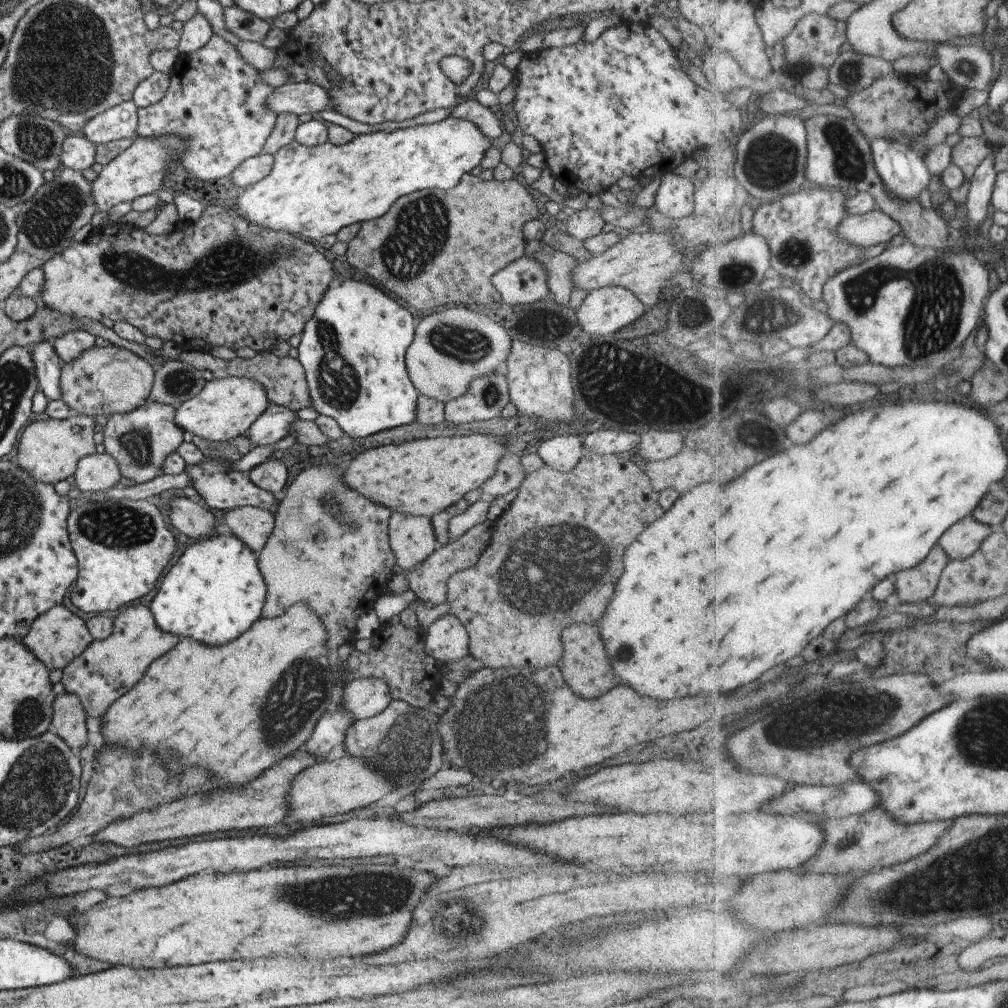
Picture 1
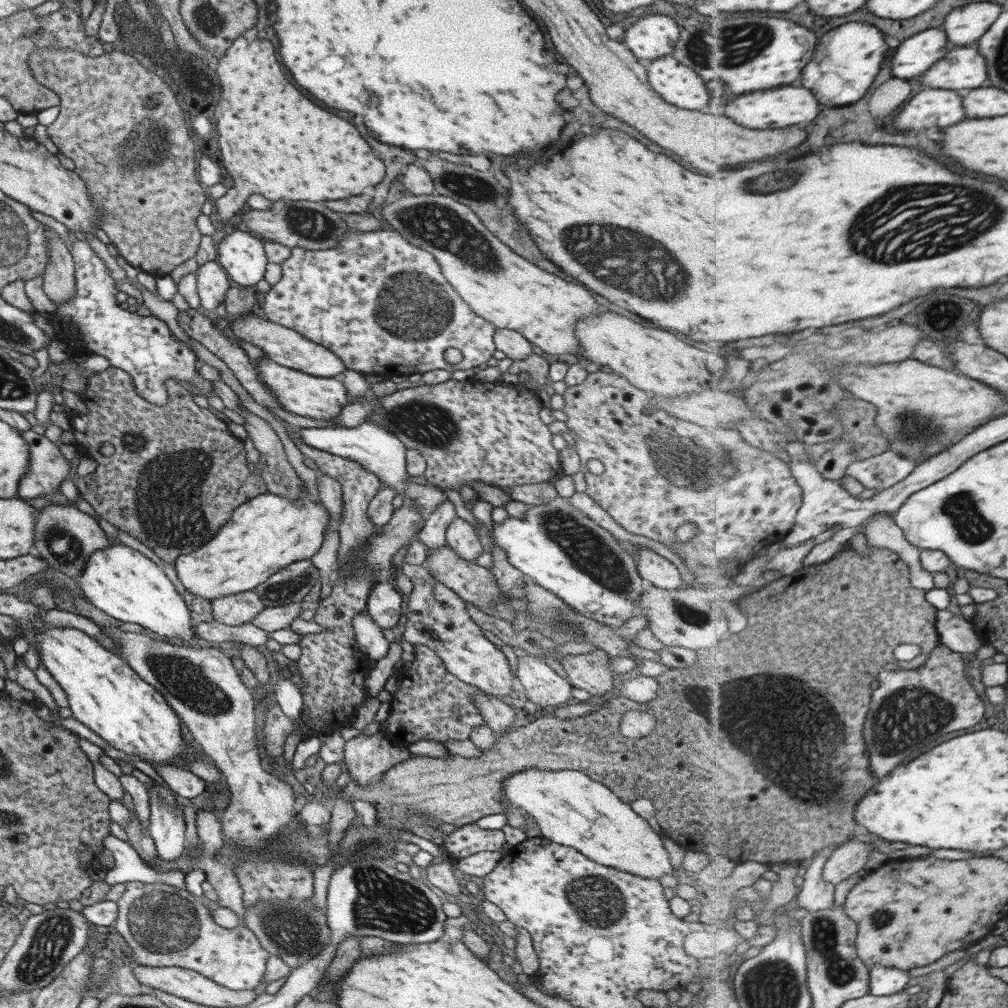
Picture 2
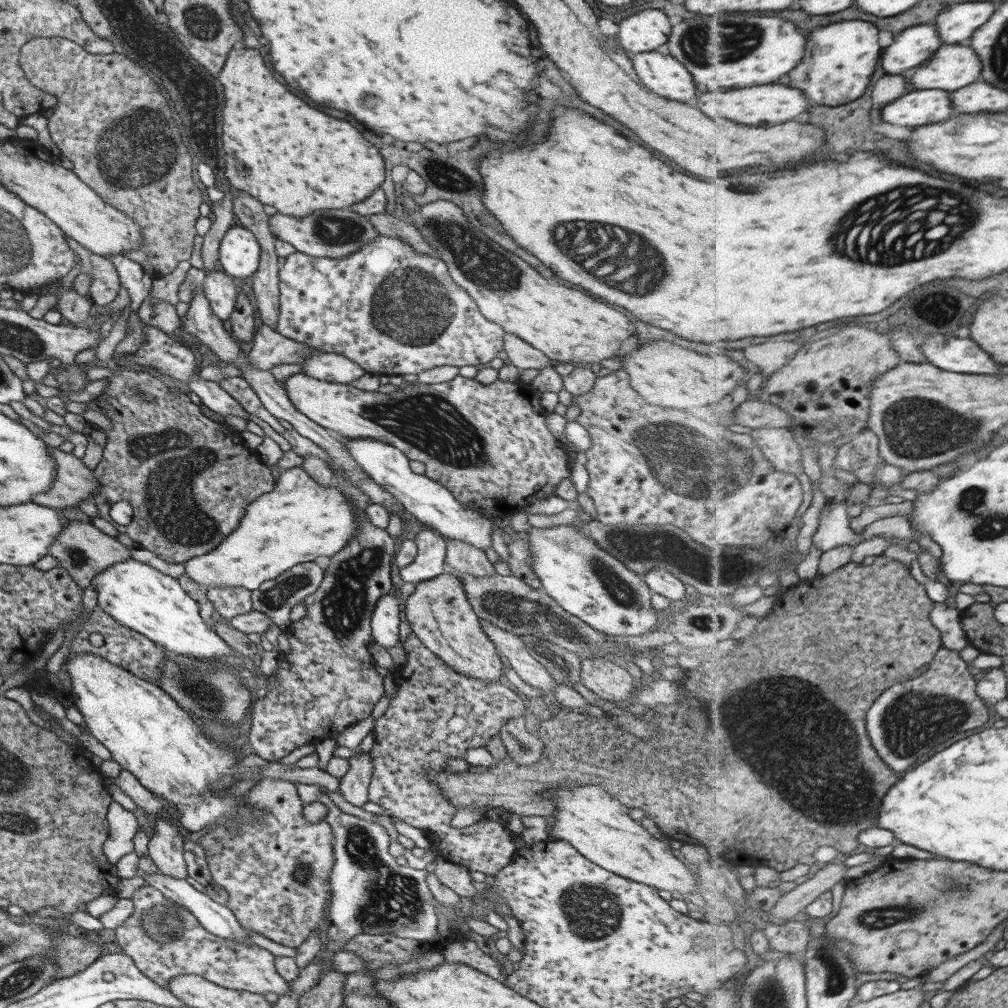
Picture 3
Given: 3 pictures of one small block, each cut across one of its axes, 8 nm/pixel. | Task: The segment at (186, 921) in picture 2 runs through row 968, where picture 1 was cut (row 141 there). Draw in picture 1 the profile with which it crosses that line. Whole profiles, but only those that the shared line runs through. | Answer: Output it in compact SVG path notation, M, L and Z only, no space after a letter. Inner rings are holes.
M213 35L208 43L192 54L180 54L174 64L169 73L170 84L166 96L156 104L139 108L134 137L156 140L162 136L178 136L184 142L184 150L176 152L178 156L174 162L182 164L190 178L200 181L228 177L244 160L260 155L268 136L272 134L278 115L272 110L268 112L266 96L270 96L275 88L266 84L260 72L220 36Z

